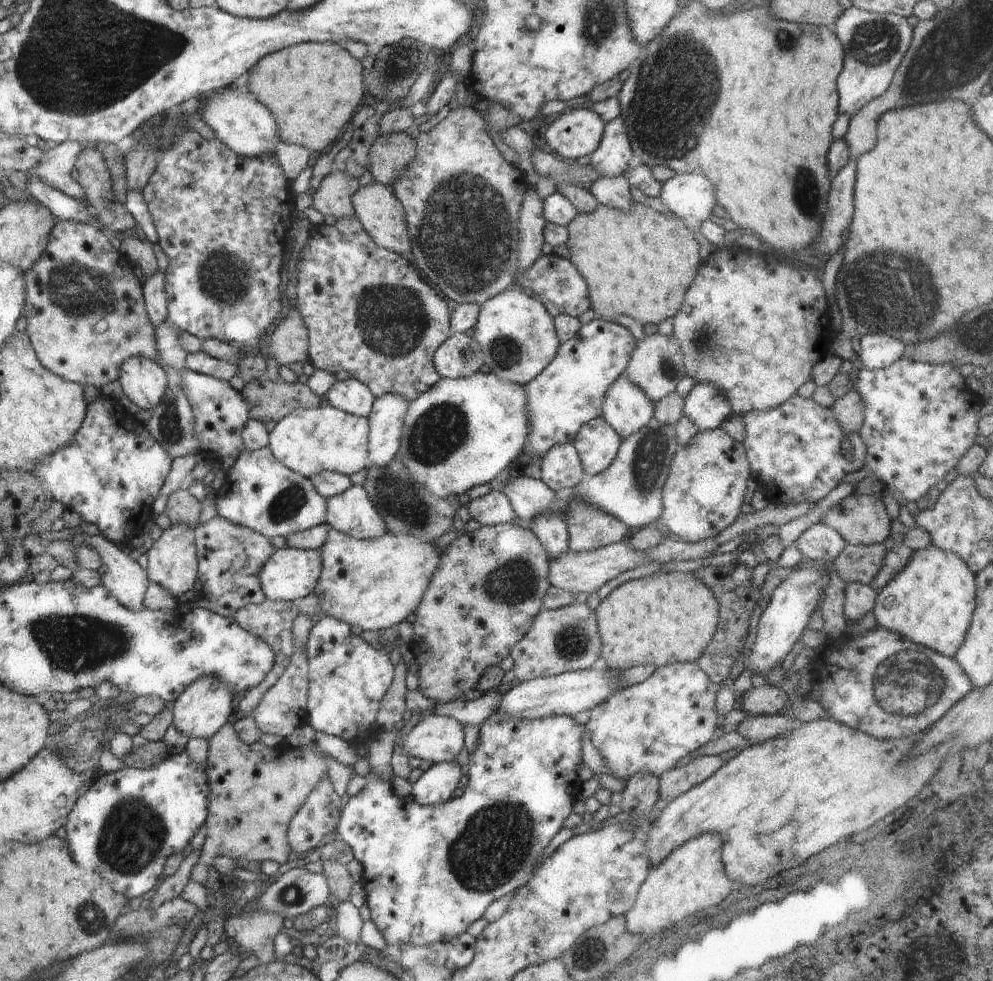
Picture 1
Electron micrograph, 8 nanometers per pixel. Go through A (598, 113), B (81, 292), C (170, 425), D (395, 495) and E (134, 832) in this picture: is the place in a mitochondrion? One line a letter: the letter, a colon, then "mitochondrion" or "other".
A: other
B: mitochondrion
C: mitochondrion
D: mitochondrion
E: mitochondrion

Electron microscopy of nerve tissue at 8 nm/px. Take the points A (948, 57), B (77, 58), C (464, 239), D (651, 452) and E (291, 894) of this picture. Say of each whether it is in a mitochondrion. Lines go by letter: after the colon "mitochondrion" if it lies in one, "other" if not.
A: mitochondrion
B: mitochondrion
C: mitochondrion
D: mitochondrion
E: mitochondrion

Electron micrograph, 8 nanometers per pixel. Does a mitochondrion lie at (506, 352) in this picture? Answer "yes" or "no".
yes

